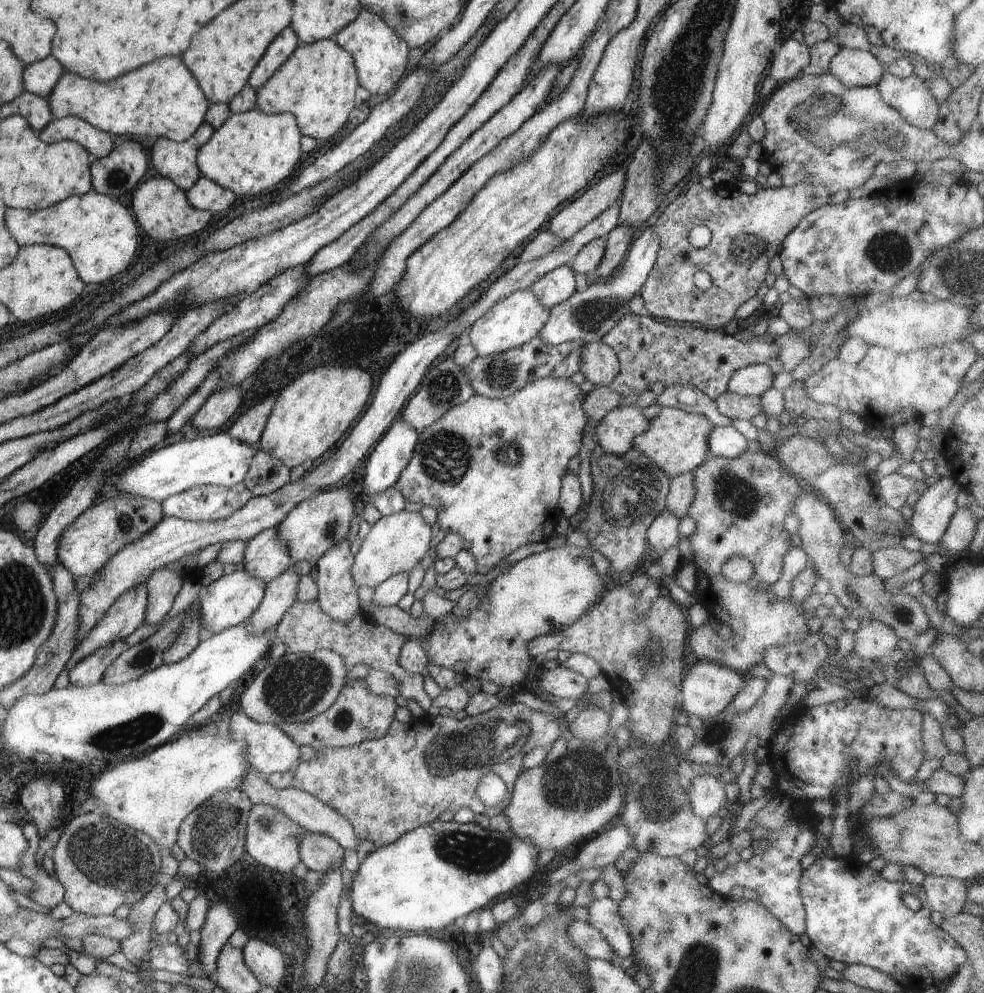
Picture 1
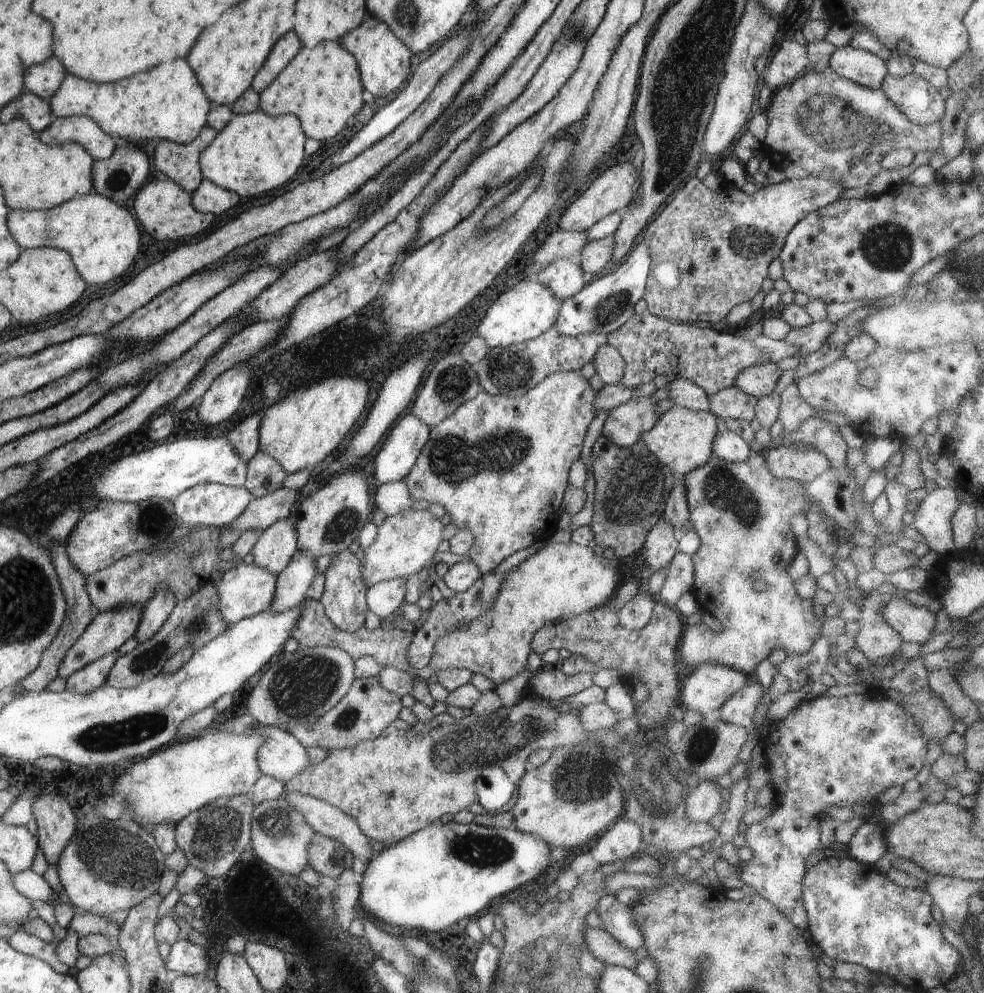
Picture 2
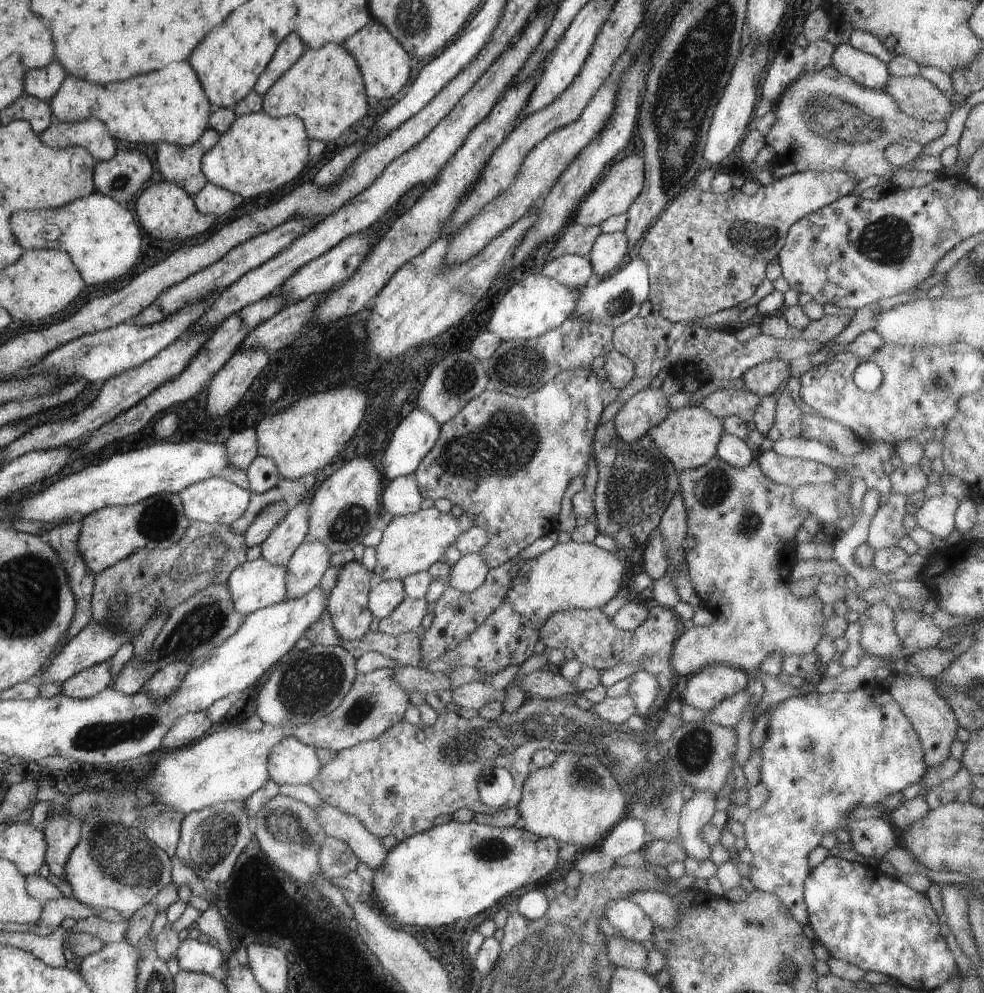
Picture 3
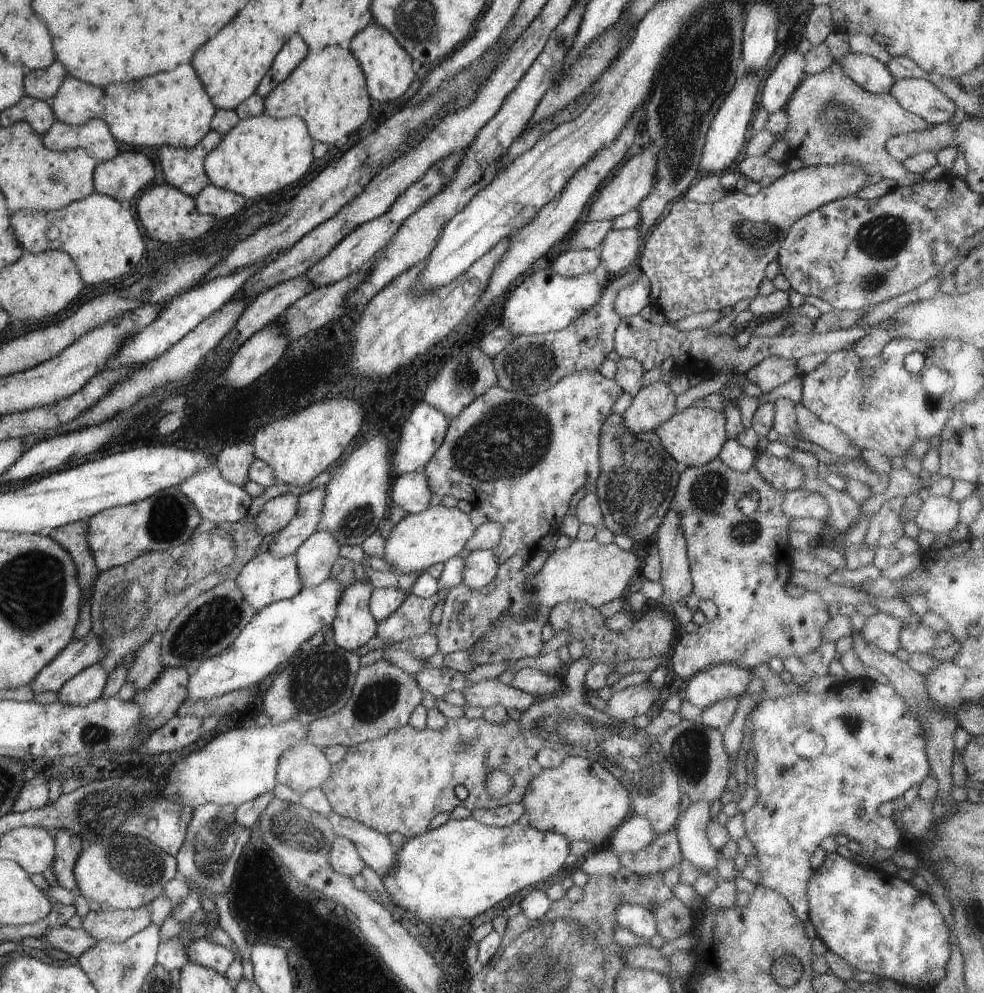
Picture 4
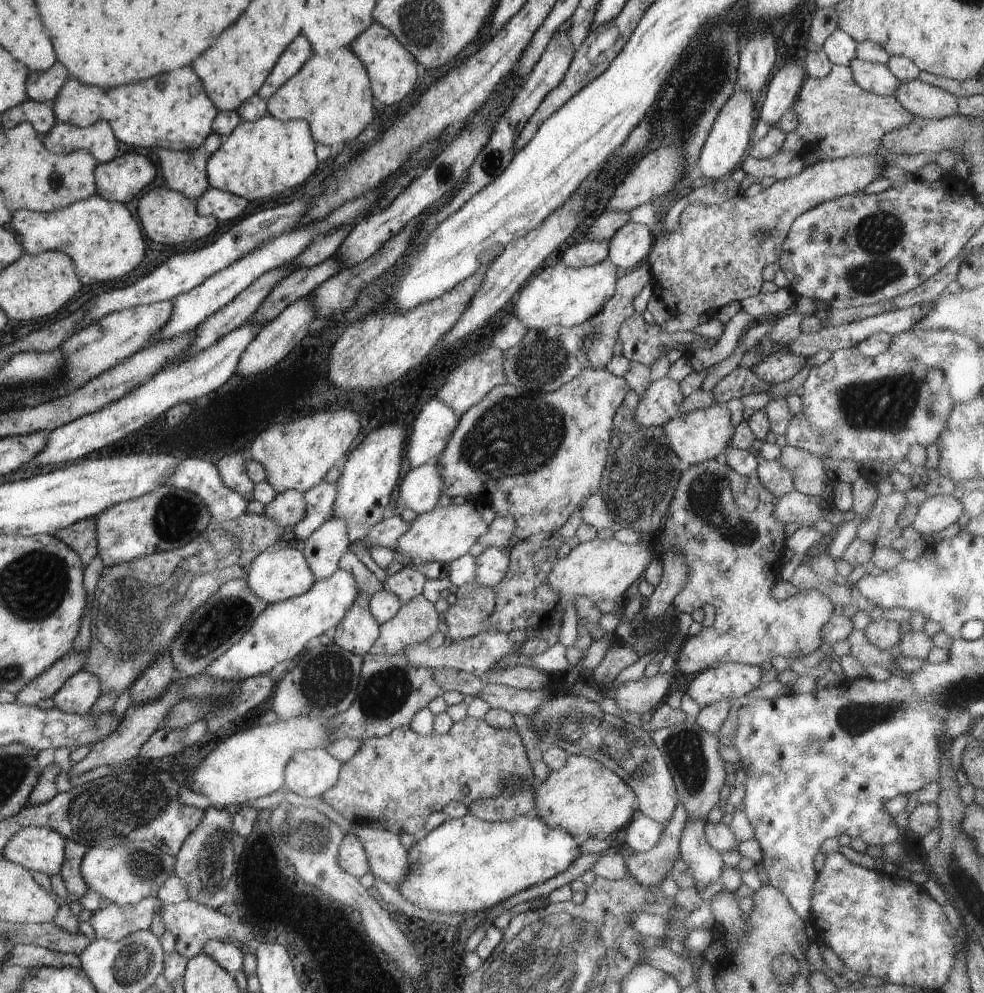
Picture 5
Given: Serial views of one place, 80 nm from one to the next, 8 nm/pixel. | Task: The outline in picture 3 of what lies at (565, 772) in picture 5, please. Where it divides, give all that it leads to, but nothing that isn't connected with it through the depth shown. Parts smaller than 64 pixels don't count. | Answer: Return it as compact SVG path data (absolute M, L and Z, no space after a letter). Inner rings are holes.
M557 753L556 760L530 773L523 782L519 799L515 803L519 816L523 818L522 829L539 837L555 838L561 844L574 844L578 848L598 848L603 838L627 814L627 799L623 795L608 768L600 763L595 755Z

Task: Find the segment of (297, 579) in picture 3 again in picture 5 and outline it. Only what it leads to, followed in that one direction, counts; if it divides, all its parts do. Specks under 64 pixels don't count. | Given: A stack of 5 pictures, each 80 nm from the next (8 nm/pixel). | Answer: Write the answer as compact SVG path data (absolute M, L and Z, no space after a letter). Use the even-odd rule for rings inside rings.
M328 519L301 543L300 551L304 553L306 562L310 567L310 572L316 581L328 578L339 569L340 557L346 552L347 544L347 523L342 519Z

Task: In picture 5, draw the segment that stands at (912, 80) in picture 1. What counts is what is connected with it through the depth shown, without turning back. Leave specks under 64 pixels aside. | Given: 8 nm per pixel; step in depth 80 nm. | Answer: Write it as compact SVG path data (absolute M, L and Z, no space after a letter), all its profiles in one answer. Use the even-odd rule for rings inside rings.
M920 79L900 83L894 95L916 118L937 121L959 112L956 95Z

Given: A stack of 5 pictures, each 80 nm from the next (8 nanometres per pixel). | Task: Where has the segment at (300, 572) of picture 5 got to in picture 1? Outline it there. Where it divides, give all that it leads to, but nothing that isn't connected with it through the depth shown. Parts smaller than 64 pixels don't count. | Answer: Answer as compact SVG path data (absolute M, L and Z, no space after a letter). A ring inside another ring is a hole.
M243 569L231 571L228 570L224 575L207 586L206 592L198 601L200 608L199 618L201 619L201 624L203 625L203 627L200 628L199 640L205 641L213 634L222 632L226 629L231 629L232 627L235 627L240 623L244 623L245 620L256 610L256 608L258 608L258 605L261 603L261 600L263 599L265 593L265 584L265 582L262 582L260 579L254 578Z

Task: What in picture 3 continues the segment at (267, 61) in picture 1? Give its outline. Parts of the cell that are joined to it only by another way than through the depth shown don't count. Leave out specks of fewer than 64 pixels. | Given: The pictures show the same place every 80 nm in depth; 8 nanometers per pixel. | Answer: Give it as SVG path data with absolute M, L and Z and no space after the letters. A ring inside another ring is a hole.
M298 34L286 36L274 51L264 72L258 77L254 90L262 96L302 56L304 44Z

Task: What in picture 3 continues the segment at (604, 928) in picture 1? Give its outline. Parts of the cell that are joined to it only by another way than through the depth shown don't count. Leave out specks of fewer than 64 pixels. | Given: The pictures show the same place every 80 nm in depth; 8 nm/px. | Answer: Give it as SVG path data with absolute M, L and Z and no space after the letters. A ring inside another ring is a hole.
M616 899L606 903L606 920L614 930L618 930L622 937L641 944L648 940L653 933L653 926L649 916L628 899Z

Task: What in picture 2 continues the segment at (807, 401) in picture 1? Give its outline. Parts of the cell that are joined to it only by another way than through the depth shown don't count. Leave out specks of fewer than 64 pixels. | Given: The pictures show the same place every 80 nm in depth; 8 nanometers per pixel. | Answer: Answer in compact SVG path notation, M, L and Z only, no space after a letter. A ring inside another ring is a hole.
M796 381L789 384L781 393L779 418L784 434L792 434L806 419L816 417L816 409L808 404L800 394Z

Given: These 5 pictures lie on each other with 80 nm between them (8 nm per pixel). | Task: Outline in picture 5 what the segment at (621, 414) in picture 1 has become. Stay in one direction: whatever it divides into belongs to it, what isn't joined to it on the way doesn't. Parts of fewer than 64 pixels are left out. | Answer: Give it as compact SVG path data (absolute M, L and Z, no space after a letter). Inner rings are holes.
M664 377L645 390L633 410L633 417L640 426L663 427L669 420L682 414L684 399L679 382Z

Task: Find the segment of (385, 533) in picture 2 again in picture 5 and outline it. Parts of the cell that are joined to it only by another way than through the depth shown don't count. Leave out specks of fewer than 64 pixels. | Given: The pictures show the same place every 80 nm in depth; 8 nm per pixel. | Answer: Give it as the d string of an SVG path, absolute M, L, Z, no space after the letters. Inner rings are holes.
M474 502L472 504L465 503L463 505L438 505L430 512L419 514L414 520L409 522L409 529L403 534L402 538L397 542L397 550L399 556L396 554L396 561L400 563L406 563L409 561L416 567L424 565L427 562L439 562L449 565L450 562L460 558L460 556L468 553L472 544L477 542L477 538L483 535L489 526L486 526L486 522L476 514L474 510Z

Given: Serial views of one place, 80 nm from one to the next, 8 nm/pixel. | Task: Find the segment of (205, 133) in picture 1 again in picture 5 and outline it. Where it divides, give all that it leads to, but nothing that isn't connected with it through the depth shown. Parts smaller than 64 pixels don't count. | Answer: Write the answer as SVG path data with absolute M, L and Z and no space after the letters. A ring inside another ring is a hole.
M212 132L200 148L175 151L158 148L160 170L168 188L187 195L196 200L202 196L209 186L206 163L210 155L222 144L223 137Z

